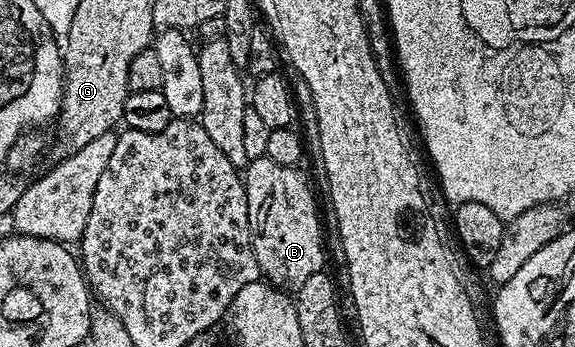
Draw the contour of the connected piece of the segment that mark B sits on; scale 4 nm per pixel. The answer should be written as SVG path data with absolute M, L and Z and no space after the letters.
M267 155L250 160L245 168L251 244L259 274L271 286L288 293L298 292L308 277L324 270L323 262L327 259L315 191L301 172L299 167L277 165Z

